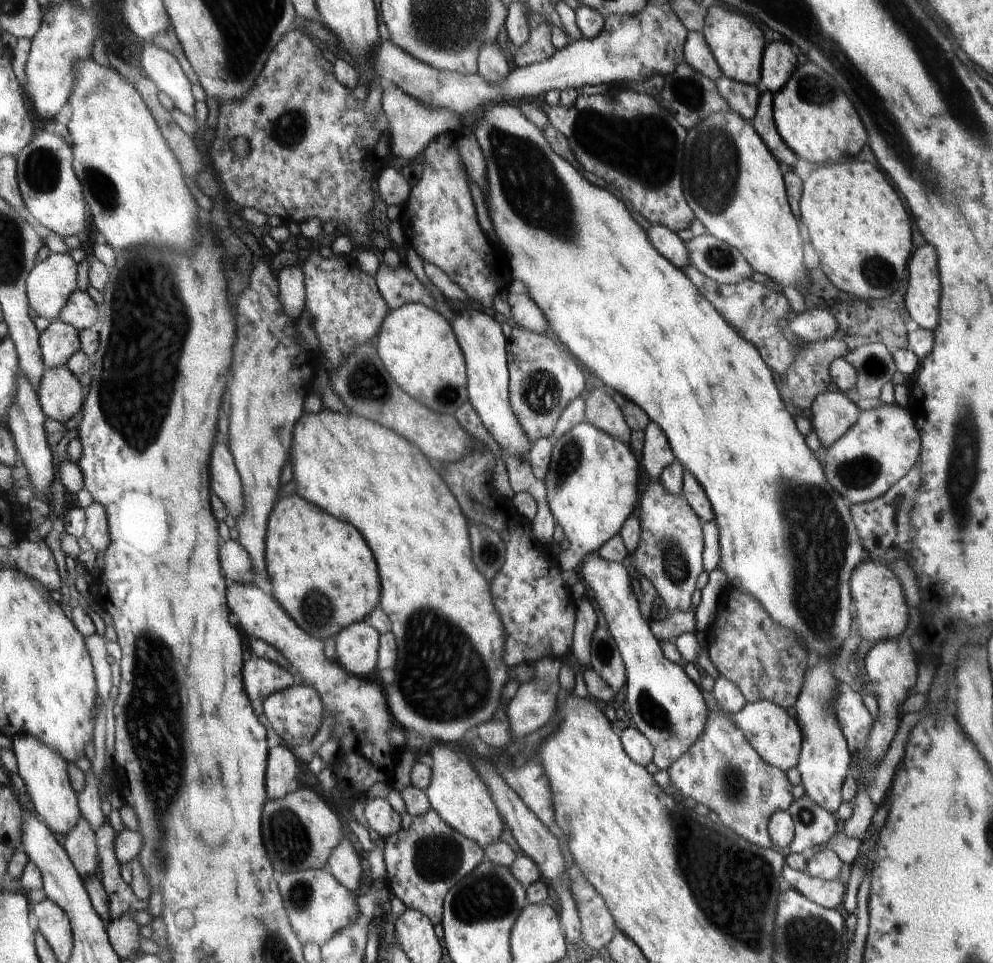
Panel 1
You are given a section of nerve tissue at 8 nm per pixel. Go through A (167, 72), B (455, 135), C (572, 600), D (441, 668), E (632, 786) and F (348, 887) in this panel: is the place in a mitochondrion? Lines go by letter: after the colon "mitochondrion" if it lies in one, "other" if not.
A: other
B: other
C: other
D: mitochondrion
E: other
F: other

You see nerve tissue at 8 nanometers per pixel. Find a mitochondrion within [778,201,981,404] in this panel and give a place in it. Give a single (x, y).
(877, 271)

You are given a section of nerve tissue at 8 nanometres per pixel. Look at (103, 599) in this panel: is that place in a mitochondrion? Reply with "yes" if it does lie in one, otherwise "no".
no

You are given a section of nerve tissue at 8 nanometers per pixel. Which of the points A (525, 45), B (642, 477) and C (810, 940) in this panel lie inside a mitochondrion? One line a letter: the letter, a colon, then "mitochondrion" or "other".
A: other
B: other
C: mitochondrion

